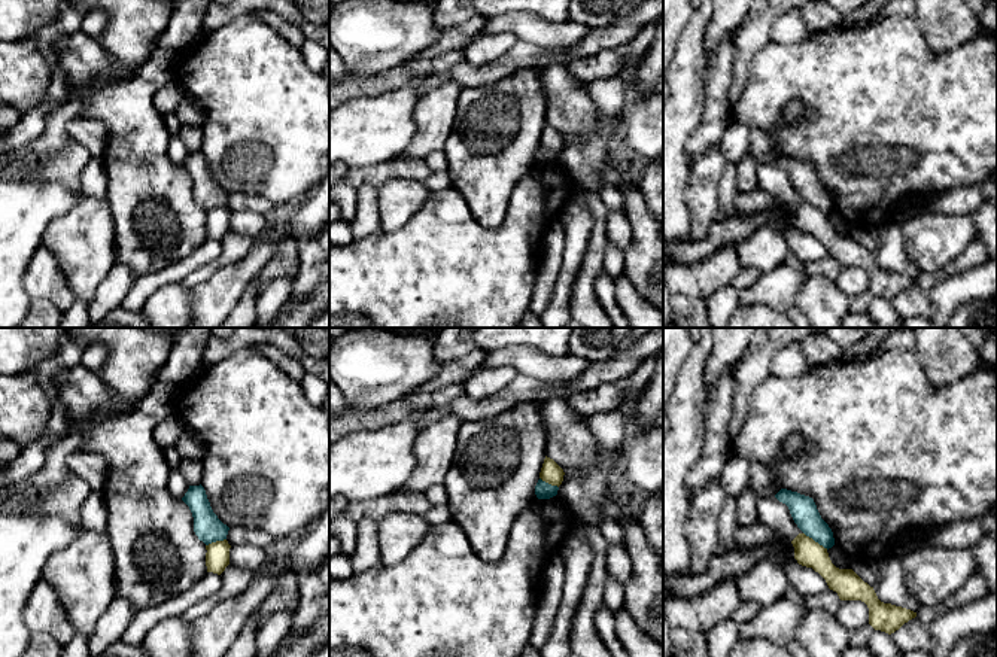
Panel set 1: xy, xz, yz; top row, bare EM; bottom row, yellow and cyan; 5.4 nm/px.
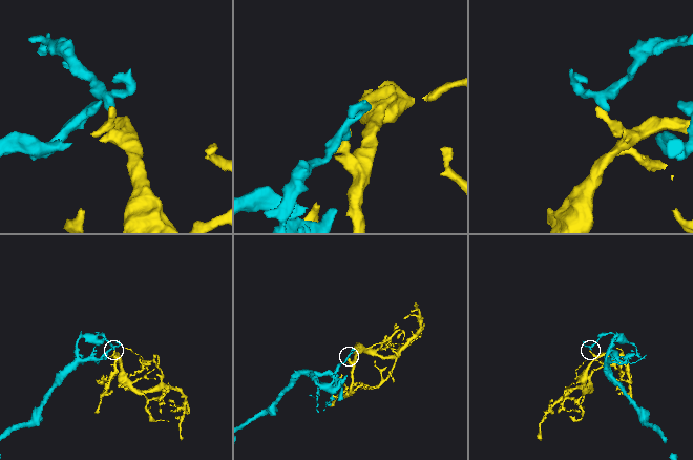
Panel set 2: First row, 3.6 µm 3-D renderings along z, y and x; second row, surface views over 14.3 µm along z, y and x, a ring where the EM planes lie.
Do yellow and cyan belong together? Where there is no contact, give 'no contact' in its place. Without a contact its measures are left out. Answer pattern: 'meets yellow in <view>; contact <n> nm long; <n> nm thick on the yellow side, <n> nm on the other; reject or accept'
meets yellow in yz; contact 160 nm long; 150 nm thick on the yellow side, 140 nm on the other; reject

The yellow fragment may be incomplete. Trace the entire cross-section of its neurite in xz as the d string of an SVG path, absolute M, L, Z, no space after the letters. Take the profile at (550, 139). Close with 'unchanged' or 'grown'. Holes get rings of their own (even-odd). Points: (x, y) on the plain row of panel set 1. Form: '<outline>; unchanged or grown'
M545 122L539 145L551 152L560 152L563 147L563 136L550 124Z; unchanged

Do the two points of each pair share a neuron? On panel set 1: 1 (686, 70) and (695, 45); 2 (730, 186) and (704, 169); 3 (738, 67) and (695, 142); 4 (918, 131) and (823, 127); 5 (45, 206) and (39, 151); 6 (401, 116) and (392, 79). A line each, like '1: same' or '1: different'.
1: same
2: different
3: different
4: same
5: same
6: different

